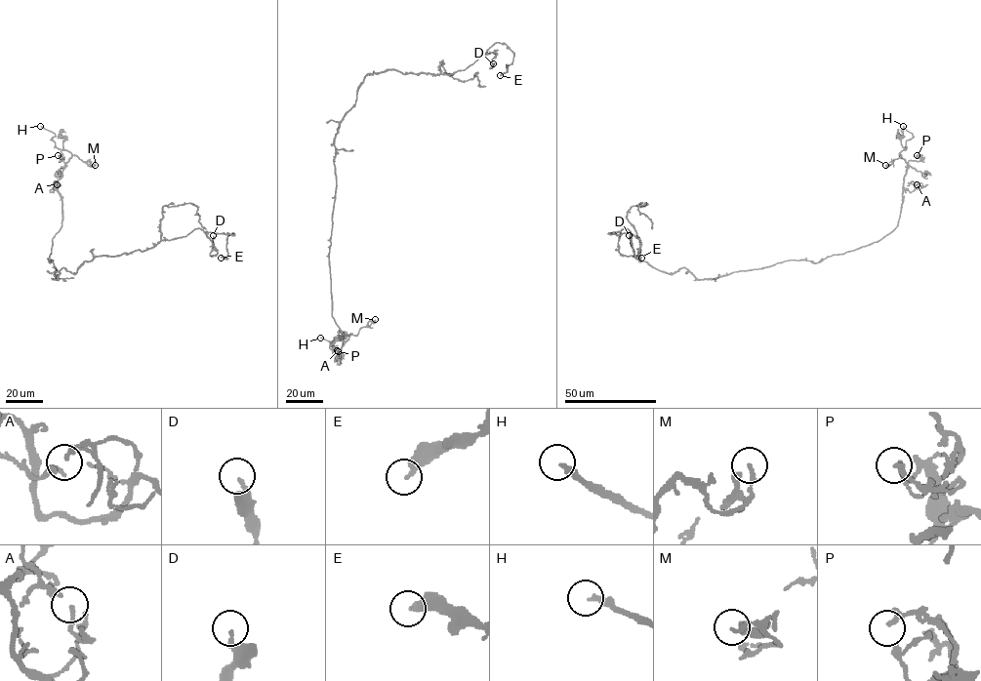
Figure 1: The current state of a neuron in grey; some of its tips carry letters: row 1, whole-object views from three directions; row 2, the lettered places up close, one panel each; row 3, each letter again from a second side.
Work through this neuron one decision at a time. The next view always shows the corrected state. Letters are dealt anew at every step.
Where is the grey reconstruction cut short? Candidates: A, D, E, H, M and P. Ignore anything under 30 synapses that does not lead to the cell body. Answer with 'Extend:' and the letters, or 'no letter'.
Extend: H

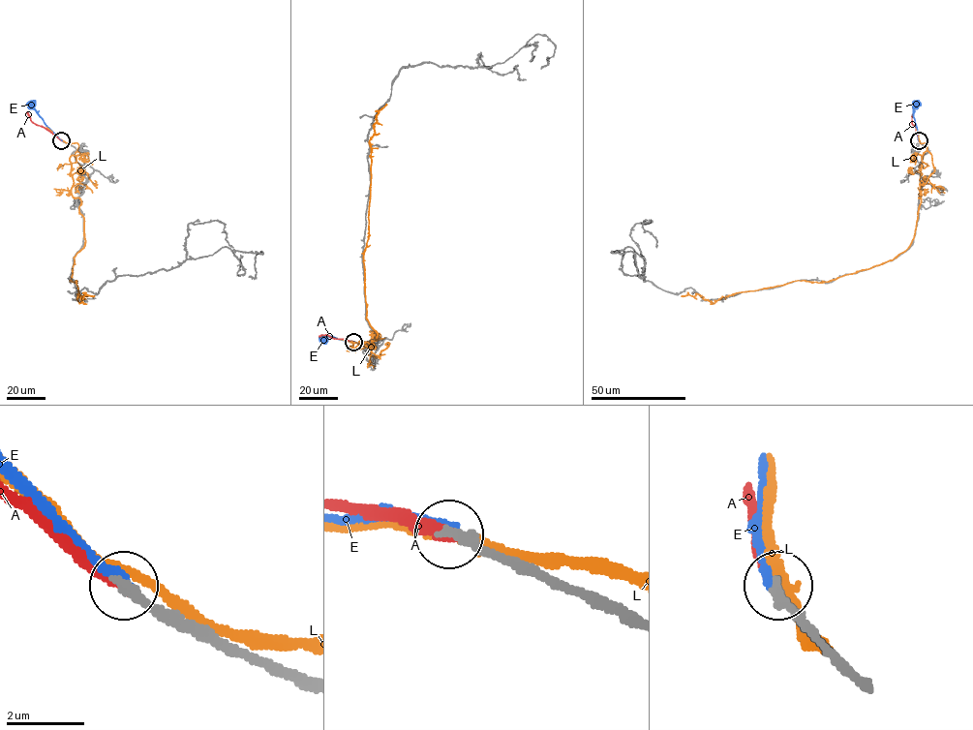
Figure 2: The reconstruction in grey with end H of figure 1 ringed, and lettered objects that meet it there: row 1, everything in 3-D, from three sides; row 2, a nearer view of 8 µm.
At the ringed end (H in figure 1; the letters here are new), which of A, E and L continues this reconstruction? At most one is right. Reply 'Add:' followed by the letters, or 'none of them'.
Add: A

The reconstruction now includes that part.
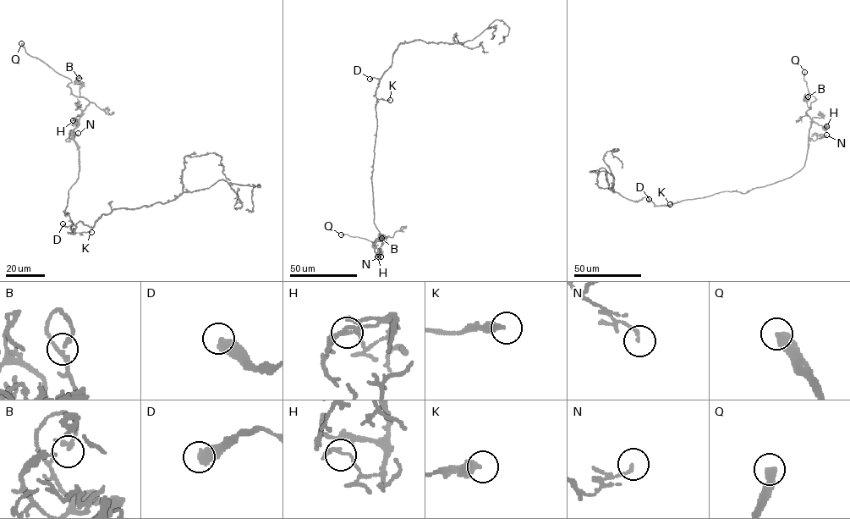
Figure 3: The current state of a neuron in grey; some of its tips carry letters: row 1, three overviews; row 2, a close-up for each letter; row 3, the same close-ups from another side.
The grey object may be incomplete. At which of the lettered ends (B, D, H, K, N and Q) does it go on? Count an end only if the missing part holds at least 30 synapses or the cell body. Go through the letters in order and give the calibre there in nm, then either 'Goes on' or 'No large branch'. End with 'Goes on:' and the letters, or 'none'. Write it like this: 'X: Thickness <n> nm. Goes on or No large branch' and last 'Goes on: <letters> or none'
B: Thickness 220 nm. No large branch
D: Thickness 550 nm. No large branch
H: Thickness 140 nm. No large branch
K: Thickness 440 nm. No large branch
N: Thickness 140 nm. No large branch
Q: Thickness 480 nm. Goes on
Goes on: Q

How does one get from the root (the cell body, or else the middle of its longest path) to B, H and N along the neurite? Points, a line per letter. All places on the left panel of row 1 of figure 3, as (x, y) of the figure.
B: (73, 223), (65, 214), (68, 190), (79, 177), (72, 131), (89, 102), (79, 96), (79, 78)
H: (73, 223), (65, 209), (68, 190), (79, 177), (79, 150), (72, 131), (81, 113), (72, 124), (73, 120)
N: (73, 223), (65, 209), (68, 190), (79, 177), (79, 150), (74, 139), (66, 140), (78, 133)

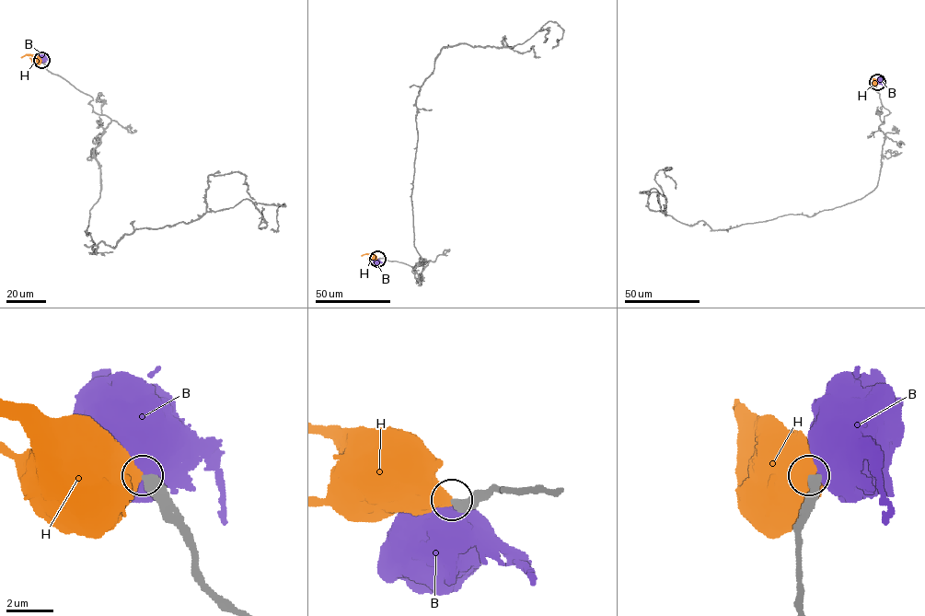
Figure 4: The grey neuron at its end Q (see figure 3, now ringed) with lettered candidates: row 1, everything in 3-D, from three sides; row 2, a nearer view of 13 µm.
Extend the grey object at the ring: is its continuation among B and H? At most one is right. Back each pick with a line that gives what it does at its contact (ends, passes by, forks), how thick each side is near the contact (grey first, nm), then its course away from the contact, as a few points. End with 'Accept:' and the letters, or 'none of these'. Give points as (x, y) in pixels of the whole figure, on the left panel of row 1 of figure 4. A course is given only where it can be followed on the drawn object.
H: it ends | 500/650 nm
Accept: H

